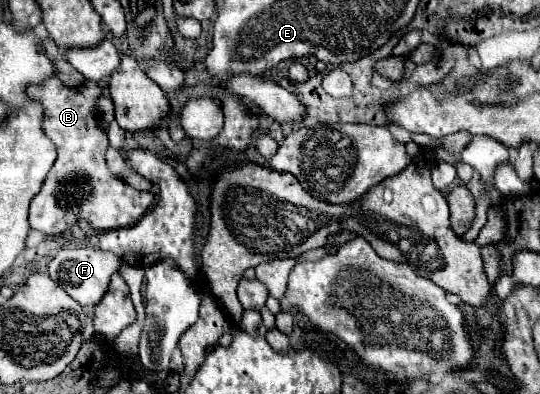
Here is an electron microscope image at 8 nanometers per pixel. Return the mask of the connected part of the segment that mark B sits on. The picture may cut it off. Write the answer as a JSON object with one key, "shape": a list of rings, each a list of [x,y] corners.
{"shape":[[[49,78],[43,84],[29,84],[27,94],[39,100],[43,108],[43,132],[53,140],[59,152],[57,162],[49,170],[41,192],[31,202],[31,228],[47,236],[57,236],[69,230],[81,218],[97,230],[127,228],[137,224],[155,198],[151,192],[135,190],[127,182],[115,180],[109,174],[105,162],[105,150],[109,146],[107,134],[97,126],[95,120],[95,100],[103,96],[103,90],[95,82],[85,82],[79,88],[67,88],[61,84],[61,80]]]}

